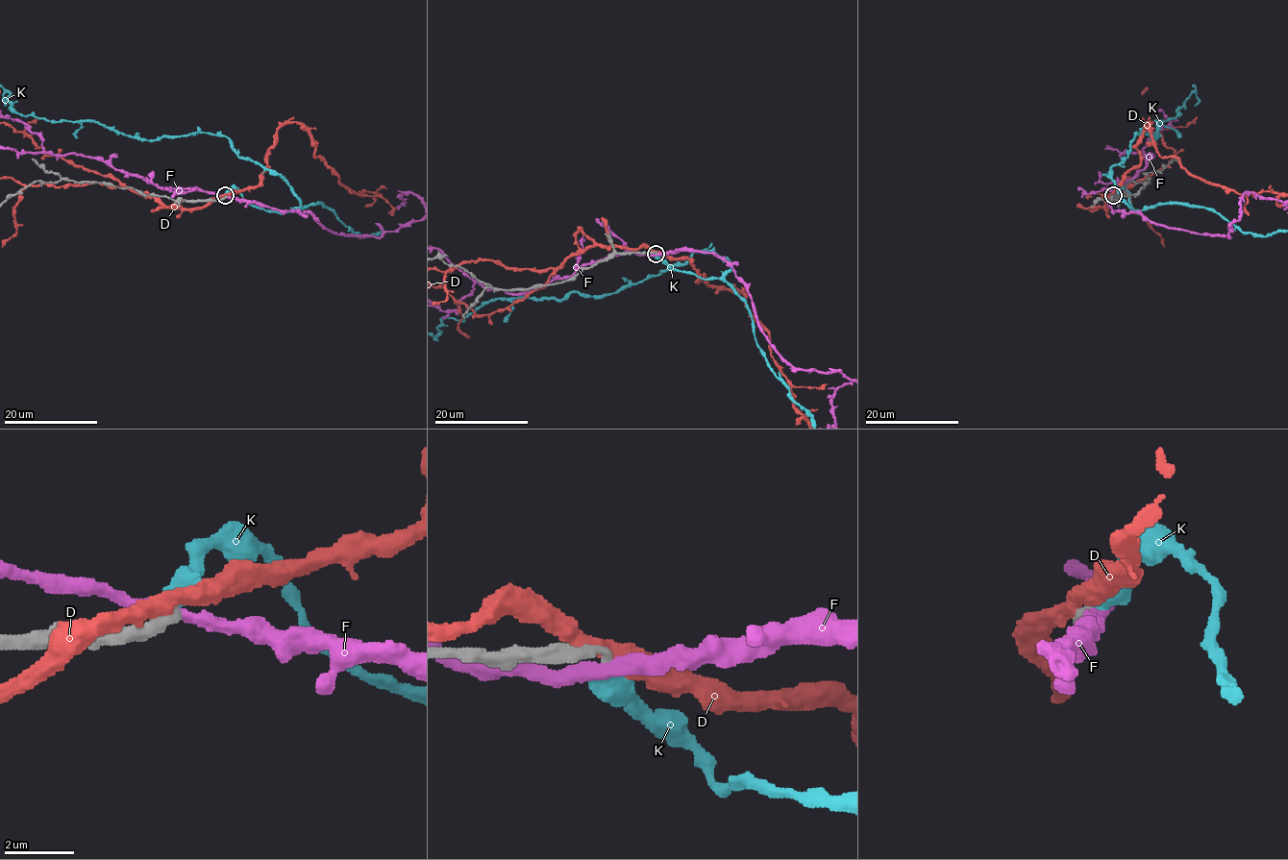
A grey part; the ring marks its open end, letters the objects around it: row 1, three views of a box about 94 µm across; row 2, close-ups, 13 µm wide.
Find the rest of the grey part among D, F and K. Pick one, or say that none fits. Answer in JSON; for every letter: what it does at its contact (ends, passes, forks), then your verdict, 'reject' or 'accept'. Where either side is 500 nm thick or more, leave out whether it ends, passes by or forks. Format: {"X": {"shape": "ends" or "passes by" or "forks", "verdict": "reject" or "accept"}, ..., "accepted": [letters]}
{"D": {"shape": "passes by", "verdict": "reject"}, "F": {"shape": "passes by", "verdict": "reject"}, "K": {"shape": "passes by", "verdict": "accept"}, "accepted": ["K"]}

